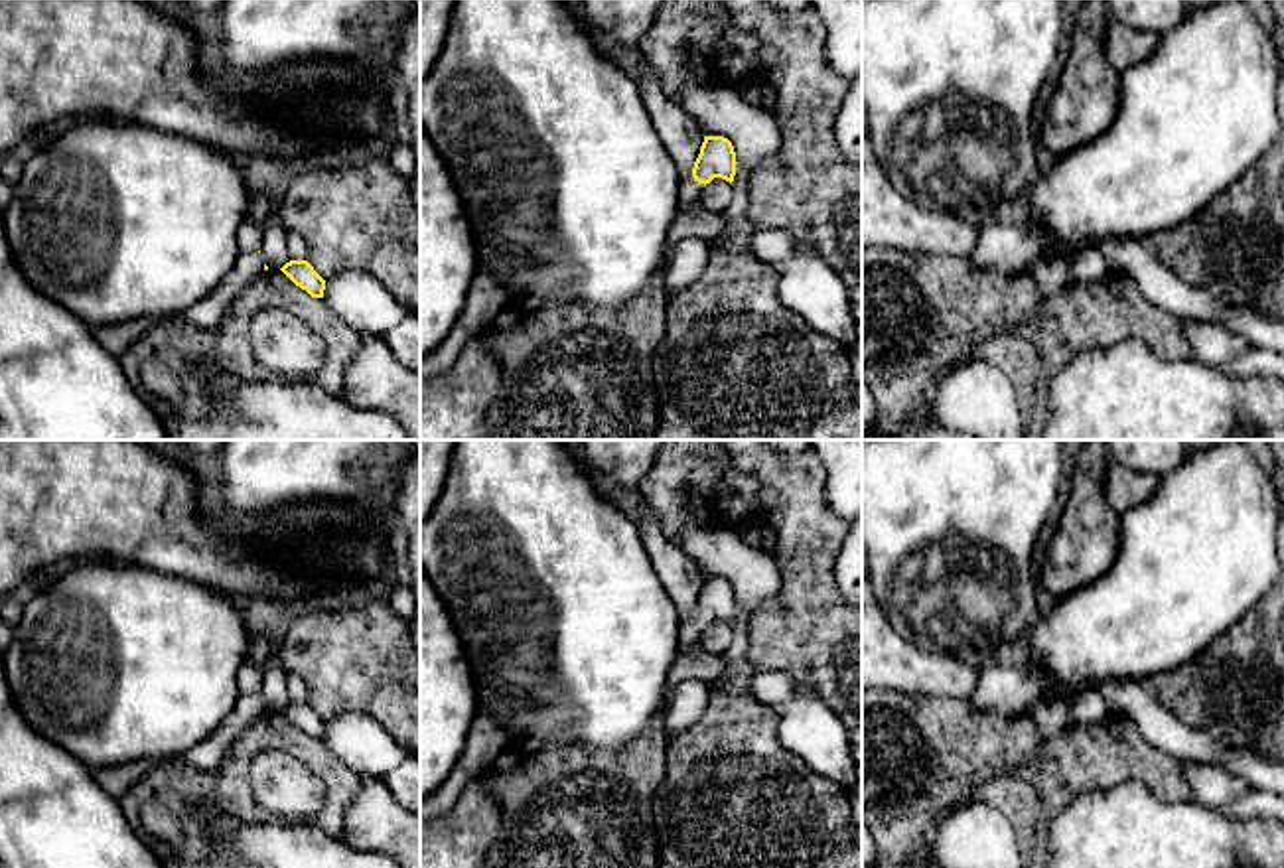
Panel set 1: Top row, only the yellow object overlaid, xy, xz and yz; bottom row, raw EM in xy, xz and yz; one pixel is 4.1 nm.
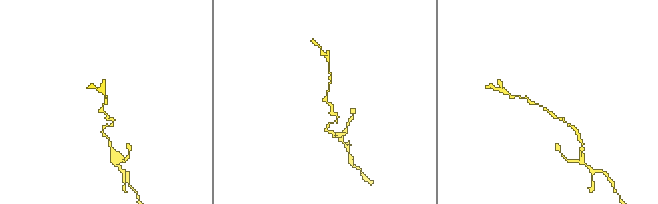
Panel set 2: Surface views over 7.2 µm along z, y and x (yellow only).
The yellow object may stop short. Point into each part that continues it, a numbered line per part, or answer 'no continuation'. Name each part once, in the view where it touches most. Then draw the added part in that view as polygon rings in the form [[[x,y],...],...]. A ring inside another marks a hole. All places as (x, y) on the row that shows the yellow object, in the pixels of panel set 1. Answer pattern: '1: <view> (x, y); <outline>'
1: xz (689, 190); [[[692,172],[678,174],[678,180],[680,180],[680,187],[678,187],[680,205],[682,203],[690,203],[694,199],[700,199],[700,193],[704,189],[704,183],[698,183],[692,178]]]

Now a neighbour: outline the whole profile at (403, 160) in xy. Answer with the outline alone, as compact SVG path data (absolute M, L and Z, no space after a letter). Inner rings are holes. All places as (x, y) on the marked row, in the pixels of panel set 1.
M394 144L394 150L389 156L389 162L392 170L402 176L404 180L410 180L416 170L416 156L412 150L412 144Z

